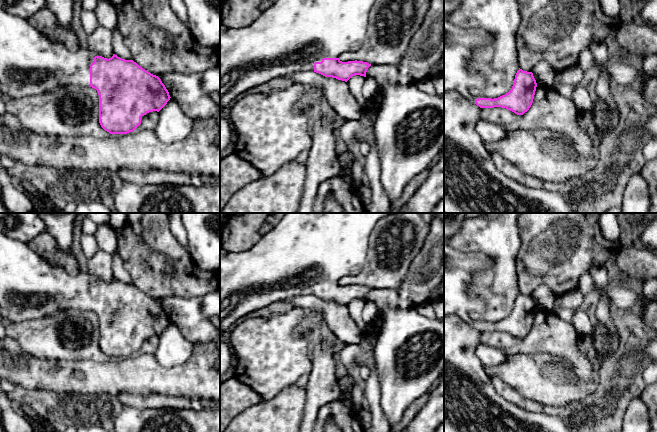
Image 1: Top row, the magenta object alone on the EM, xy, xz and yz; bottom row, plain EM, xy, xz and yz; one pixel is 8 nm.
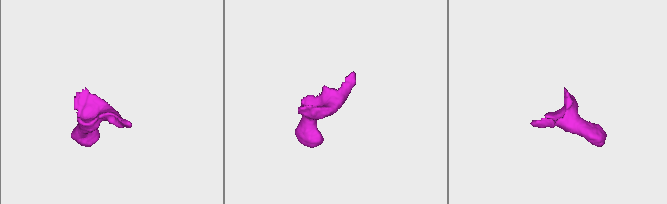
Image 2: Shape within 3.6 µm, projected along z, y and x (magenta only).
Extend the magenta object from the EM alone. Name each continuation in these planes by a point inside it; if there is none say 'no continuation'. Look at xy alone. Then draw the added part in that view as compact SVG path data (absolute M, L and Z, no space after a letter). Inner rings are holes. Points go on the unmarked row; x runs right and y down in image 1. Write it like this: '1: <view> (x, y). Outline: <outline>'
1: xy (31, 288). Outline: M0 233L0 315L6 324L51 317L70 309L90 310L90 289L94 279L88 271L73 275L60 266L51 265L27 243Z

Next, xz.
1: xz (303, 250). Outline: M286 213L280 222L249 250L228 252L220 248L220 334L240 317L293 296L314 295L314 287L323 282L339 282L341 278L358 274L367 261L369 236L375 225L384 217L398 213Z

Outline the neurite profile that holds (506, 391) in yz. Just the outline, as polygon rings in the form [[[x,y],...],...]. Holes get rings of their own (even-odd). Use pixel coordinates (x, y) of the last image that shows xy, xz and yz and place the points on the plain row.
[[[499,377],[491,378],[496,392],[507,401],[529,412],[542,412],[543,406],[533,400],[525,398],[516,389],[505,383]]]

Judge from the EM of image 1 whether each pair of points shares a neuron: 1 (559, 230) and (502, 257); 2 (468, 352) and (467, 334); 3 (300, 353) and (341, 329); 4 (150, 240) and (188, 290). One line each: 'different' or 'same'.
1: different
2: same
3: different
4: same

